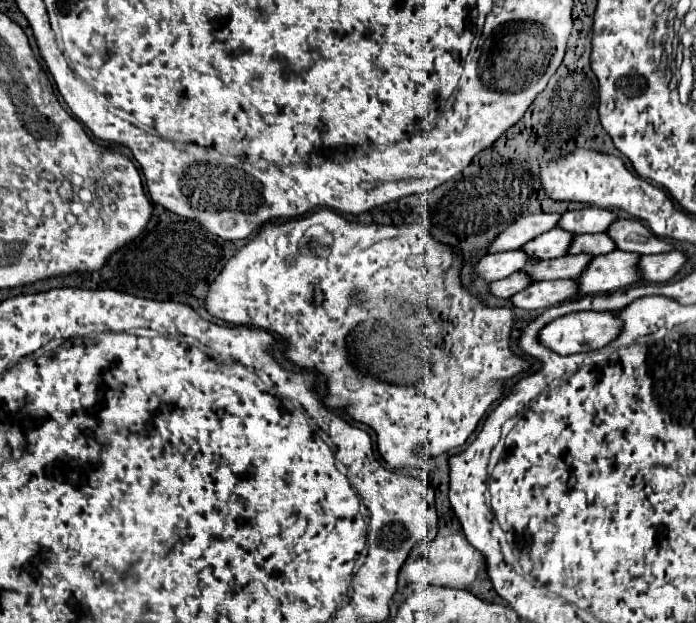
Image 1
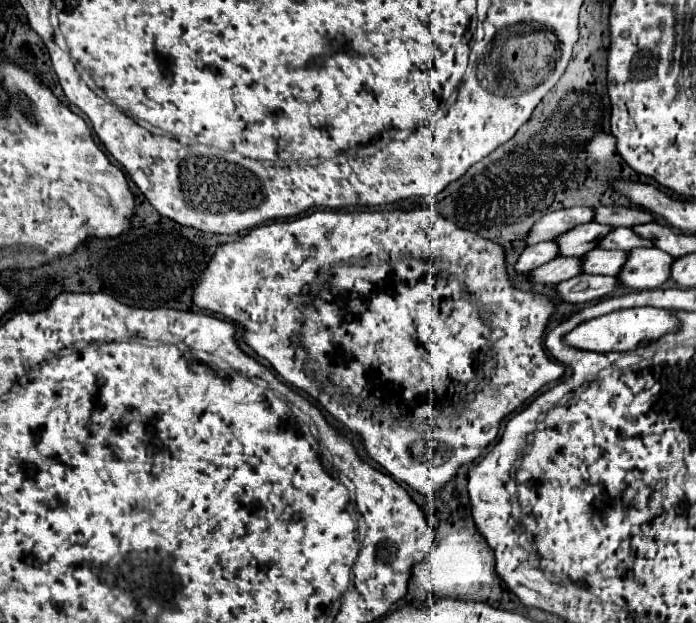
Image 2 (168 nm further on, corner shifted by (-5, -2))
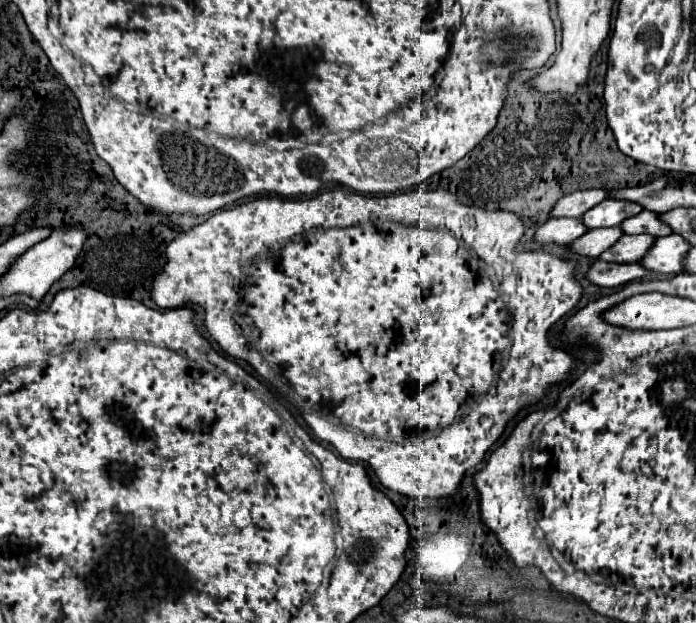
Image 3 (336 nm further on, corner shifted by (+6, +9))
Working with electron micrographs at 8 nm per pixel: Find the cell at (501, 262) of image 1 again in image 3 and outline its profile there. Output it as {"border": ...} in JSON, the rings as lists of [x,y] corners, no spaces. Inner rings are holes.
{"border":[[[558,217],[558,219],[548,219],[544,225],[540,225],[534,239],[538,243],[568,245],[568,243],[576,241],[578,237],[582,237],[584,233],[586,233],[586,229],[584,229],[584,223],[580,219]]]}

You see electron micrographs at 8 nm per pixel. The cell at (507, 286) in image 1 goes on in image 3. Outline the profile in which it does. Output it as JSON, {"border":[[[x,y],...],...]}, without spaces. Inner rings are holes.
{"border":[[[608,227],[608,229],[590,229],[584,237],[574,241],[570,249],[578,255],[588,255],[588,257],[600,257],[606,249],[610,249],[624,231],[620,227]]]}

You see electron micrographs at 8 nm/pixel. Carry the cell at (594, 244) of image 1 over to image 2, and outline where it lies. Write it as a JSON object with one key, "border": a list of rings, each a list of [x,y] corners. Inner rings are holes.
{"border":[[[613,228],[603,240],[599,240],[599,248],[605,248],[605,250],[629,252],[639,246],[653,246],[653,244],[651,240],[643,240],[641,236],[637,236],[631,228]]]}

